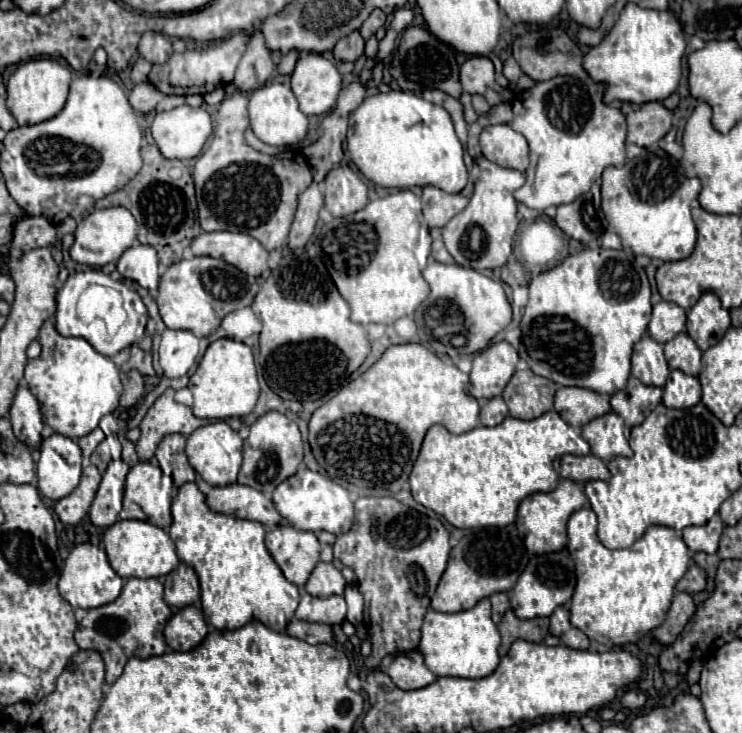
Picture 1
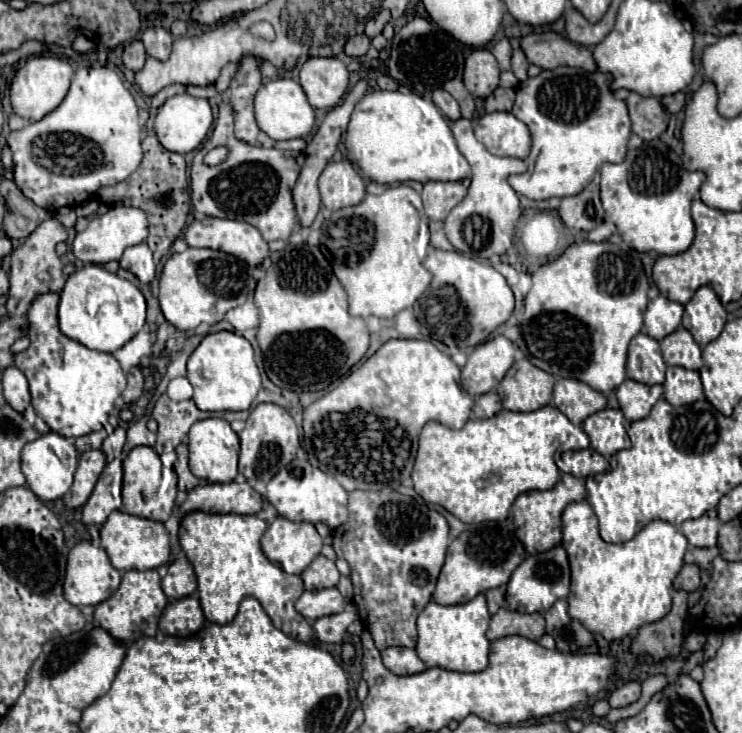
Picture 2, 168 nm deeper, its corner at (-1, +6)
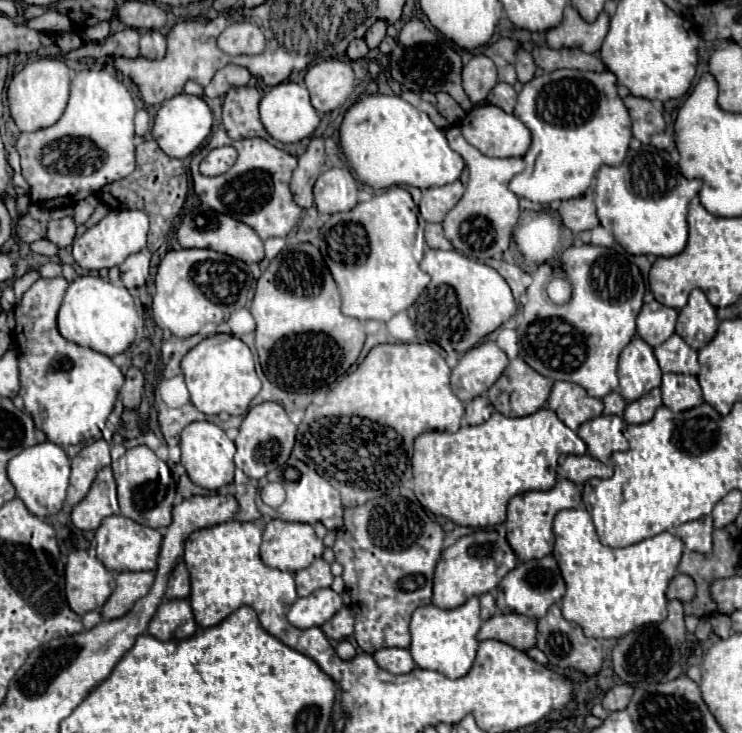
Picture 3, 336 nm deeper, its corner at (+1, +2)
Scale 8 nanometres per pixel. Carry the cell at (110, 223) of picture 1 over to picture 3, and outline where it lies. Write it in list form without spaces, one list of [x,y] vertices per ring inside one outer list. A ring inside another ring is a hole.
[[[122,210],[110,212],[100,224],[86,230],[80,238],[74,240],[74,260],[84,270],[102,270],[120,266],[130,254],[136,254],[146,248],[146,232],[148,232],[148,218],[142,210]]]

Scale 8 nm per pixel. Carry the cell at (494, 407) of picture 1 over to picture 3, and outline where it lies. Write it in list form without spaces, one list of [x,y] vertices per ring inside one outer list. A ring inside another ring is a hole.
[[[478,396],[466,404],[464,420],[466,424],[482,424],[486,422],[486,418],[490,418],[492,412],[494,412],[494,406],[490,406],[490,400],[486,396]]]

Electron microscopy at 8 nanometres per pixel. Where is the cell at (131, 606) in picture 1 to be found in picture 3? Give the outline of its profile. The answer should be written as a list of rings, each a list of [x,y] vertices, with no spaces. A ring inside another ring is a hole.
[[[120,572],[116,576],[116,590],[106,600],[102,608],[102,616],[106,620],[114,620],[124,616],[136,600],[148,594],[154,582],[154,572]]]

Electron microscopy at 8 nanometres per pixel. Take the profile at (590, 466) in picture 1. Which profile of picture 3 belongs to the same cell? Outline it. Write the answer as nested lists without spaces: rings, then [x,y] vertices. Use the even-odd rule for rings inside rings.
[[[562,454],[558,458],[556,472],[558,472],[558,476],[572,480],[574,484],[584,484],[590,478],[610,478],[614,474],[610,466],[602,464],[600,460],[592,458],[590,454],[584,454],[584,456]]]

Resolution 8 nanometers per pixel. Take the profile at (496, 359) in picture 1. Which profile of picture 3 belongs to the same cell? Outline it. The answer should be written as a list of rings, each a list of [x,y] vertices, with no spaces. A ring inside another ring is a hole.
[[[482,342],[462,354],[456,368],[452,370],[450,388],[462,400],[470,402],[476,396],[484,396],[486,390],[498,380],[506,368],[506,354],[496,346],[496,342]]]

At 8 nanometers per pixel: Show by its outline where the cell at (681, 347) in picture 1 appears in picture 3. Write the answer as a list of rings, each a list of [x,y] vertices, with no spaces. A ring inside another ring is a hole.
[[[672,334],[664,344],[656,346],[654,356],[656,356],[662,372],[696,376],[700,370],[696,352],[678,334]]]

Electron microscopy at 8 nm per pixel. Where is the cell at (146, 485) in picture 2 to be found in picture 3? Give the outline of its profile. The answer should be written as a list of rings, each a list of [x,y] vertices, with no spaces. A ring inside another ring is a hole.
[[[134,446],[126,450],[126,454],[118,458],[114,480],[118,486],[118,506],[122,516],[150,528],[168,526],[172,522],[174,492],[172,492],[172,500],[166,500],[168,486],[160,482],[160,458],[148,446]]]

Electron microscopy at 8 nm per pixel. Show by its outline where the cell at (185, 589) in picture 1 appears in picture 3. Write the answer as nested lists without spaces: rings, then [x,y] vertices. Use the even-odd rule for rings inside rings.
[[[180,562],[172,576],[168,578],[168,588],[166,588],[166,598],[188,598],[190,596],[190,576],[186,570],[186,564]]]

